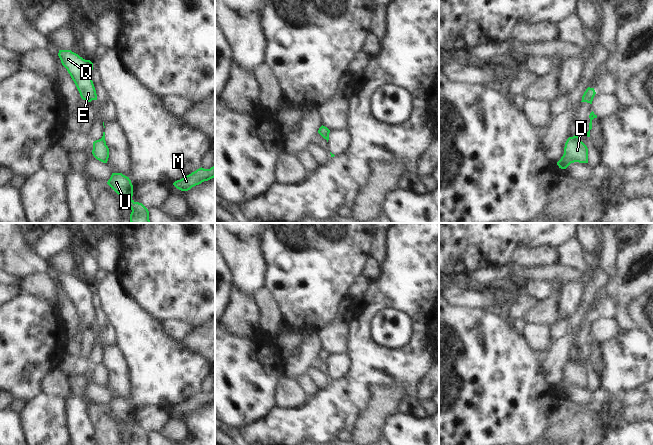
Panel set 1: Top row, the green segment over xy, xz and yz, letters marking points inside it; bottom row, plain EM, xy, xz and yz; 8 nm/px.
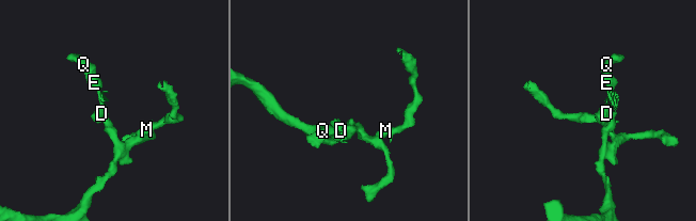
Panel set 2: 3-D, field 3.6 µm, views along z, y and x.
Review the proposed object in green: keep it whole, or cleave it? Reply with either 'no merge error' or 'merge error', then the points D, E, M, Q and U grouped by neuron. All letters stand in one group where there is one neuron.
merge error; D M U / E Q

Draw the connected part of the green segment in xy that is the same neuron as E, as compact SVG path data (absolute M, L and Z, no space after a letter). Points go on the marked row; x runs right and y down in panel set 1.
M59 50L58 56L67 69L83 100L97 100L96 90L92 81L93 63L85 60L71 50Z

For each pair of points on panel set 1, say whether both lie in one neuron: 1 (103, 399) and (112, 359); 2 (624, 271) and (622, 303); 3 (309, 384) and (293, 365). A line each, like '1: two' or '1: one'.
1: one
2: one
3: two

